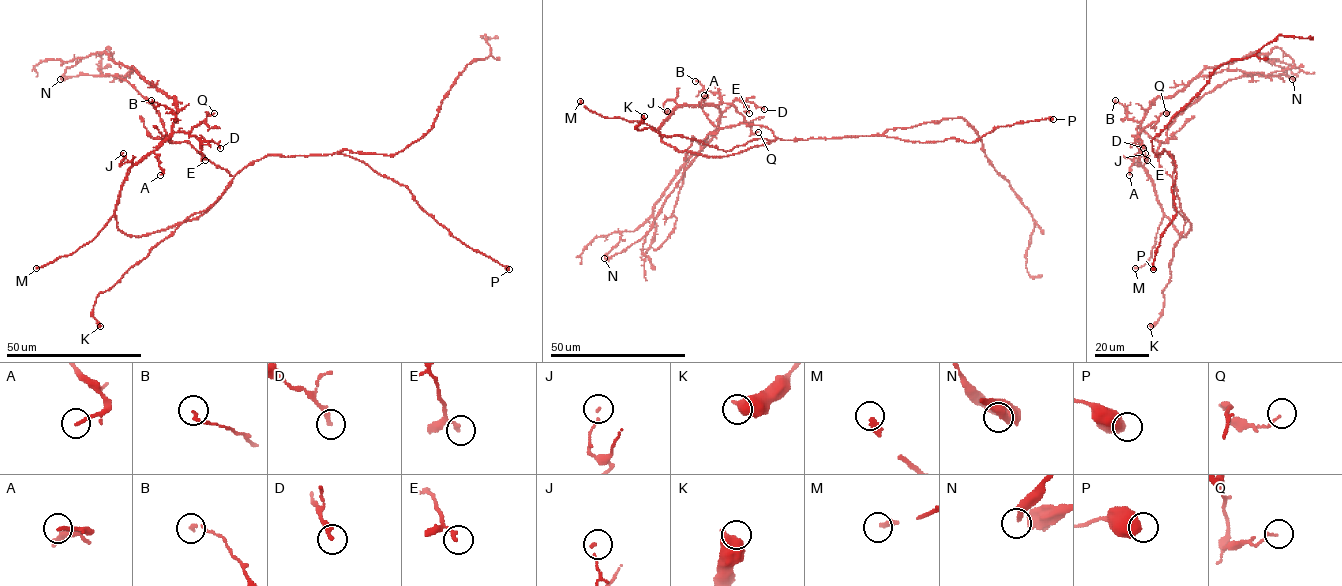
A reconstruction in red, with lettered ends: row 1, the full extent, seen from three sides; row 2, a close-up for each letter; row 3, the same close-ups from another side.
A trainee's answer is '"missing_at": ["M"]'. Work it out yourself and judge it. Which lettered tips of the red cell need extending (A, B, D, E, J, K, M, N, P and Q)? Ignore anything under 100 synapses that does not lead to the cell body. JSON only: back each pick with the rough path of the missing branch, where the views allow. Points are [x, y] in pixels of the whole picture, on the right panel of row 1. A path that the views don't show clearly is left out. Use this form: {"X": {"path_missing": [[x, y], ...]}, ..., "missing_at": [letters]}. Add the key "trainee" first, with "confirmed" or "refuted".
{"trainee": "confirmed", "M": {"path_missing": [[1135, 268], [1107, 274], [1116, 267], [1105, 258]]}, "missing_at": ["M"]}

